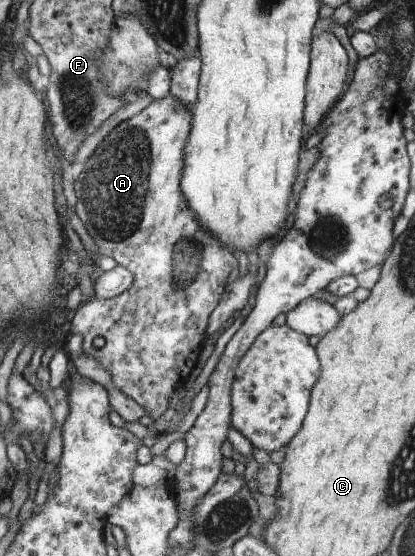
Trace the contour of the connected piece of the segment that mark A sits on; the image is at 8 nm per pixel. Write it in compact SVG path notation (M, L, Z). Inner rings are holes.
M170 94L164 99L153 100L150 105L140 115L135 115L132 119L120 123L112 133L96 149L94 155L86 162L84 167L88 171L79 173L78 181L74 185L74 195L77 198L74 212L77 217L85 224L85 227L90 231L94 243L98 245L98 251L101 255L113 258L118 266L126 267L128 271L134 273L134 285L125 291L122 295L112 299L100 299L95 297L92 301L79 306L75 310L71 322L71 332L76 335L83 335L84 341L82 351L88 357L94 357L100 365L106 369L112 377L113 384L121 391L125 392L128 397L131 397L138 405L144 407L148 412L149 418L155 418L166 409L168 409L168 401L174 391L181 385L184 385L186 379L190 377L190 373L194 371L194 367L198 365L198 357L200 357L200 350L205 342L205 335L211 320L212 313L215 312L216 307L222 300L228 285L228 277L232 273L232 268L235 265L234 253L226 247L222 247L212 233L204 231L196 219L196 215L192 213L192 209L188 207L188 201L182 193L182 178L184 177L184 149L188 145L190 133L192 133L192 122L194 121L194 109L186 107L182 101L178 101L174 95ZM96 337L105 338L105 344L101 348L96 348L92 345L92 341Z

